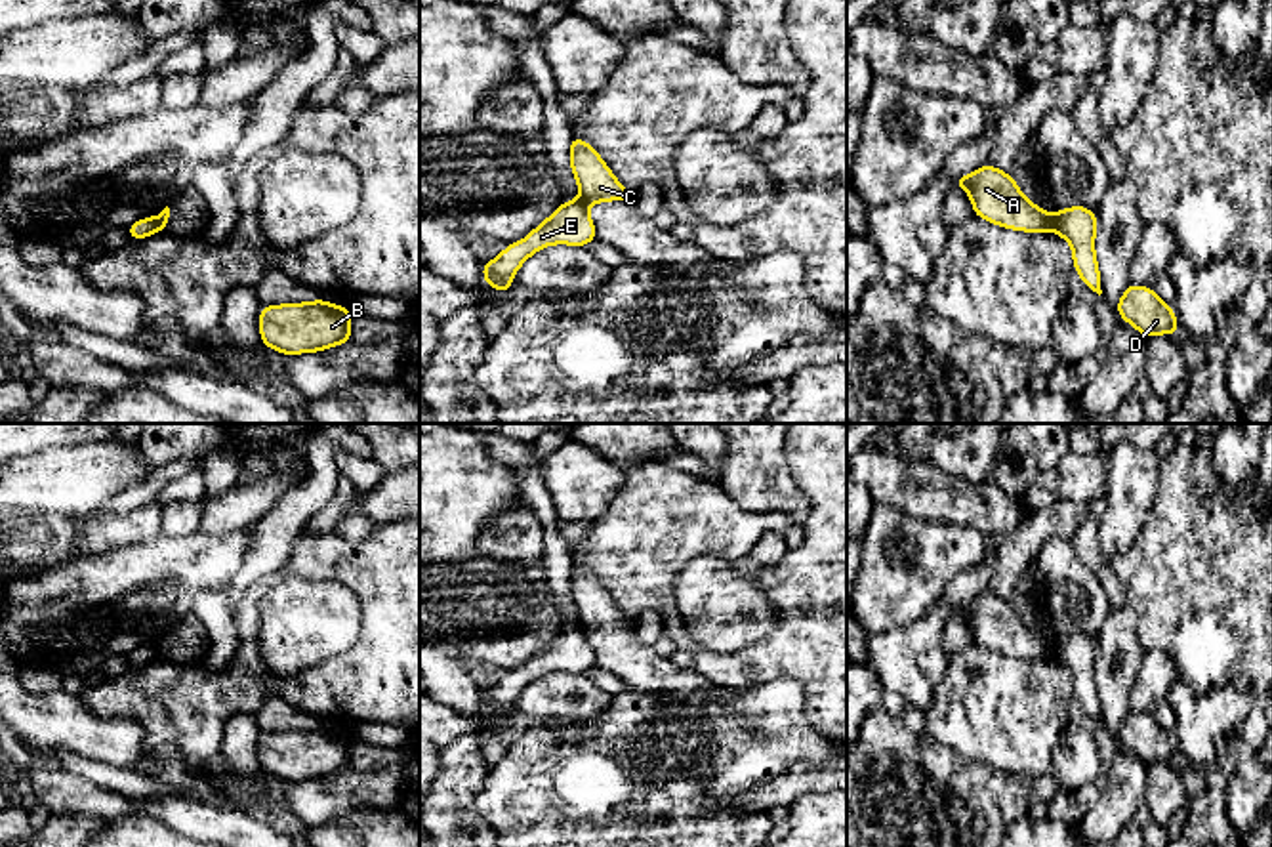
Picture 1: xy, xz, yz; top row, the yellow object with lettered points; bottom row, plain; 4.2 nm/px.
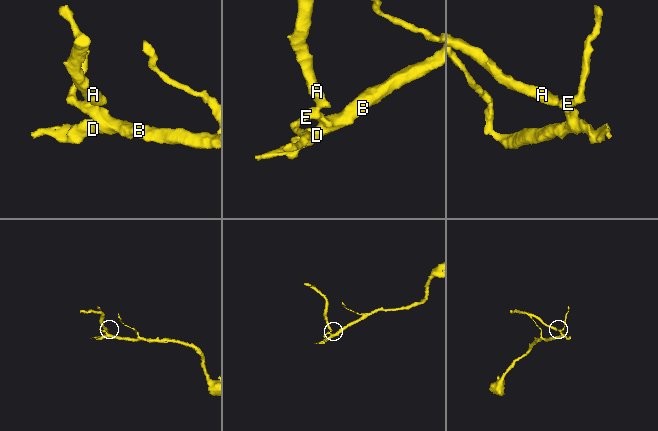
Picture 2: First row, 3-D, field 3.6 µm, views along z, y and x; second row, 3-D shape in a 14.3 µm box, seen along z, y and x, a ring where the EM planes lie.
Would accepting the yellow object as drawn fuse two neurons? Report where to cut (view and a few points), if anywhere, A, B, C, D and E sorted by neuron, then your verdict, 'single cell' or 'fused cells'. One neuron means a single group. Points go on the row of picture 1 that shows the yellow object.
cut in yz along (1055, 216), (1049, 229); A C / B D E; fused cells

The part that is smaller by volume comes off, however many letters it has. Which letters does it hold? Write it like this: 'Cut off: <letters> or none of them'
Cut off: A, C

